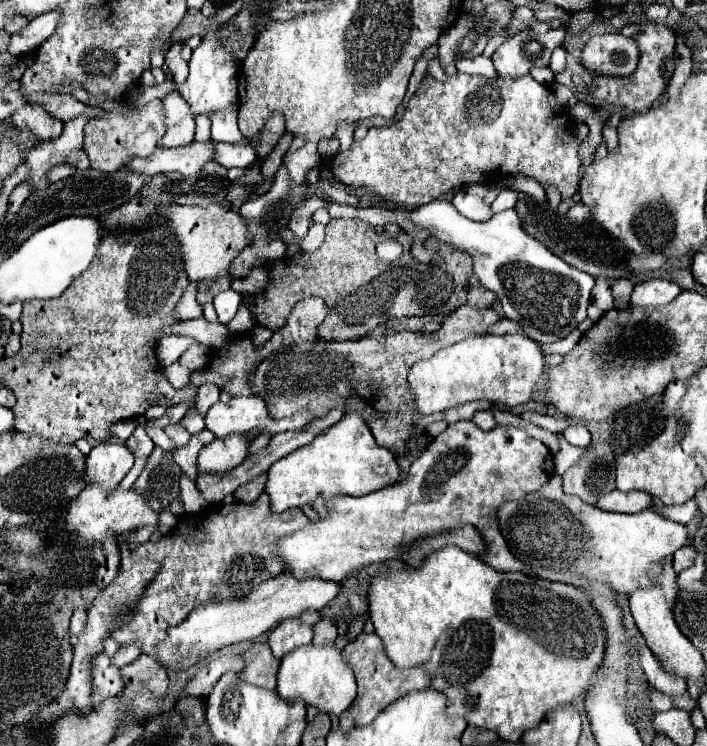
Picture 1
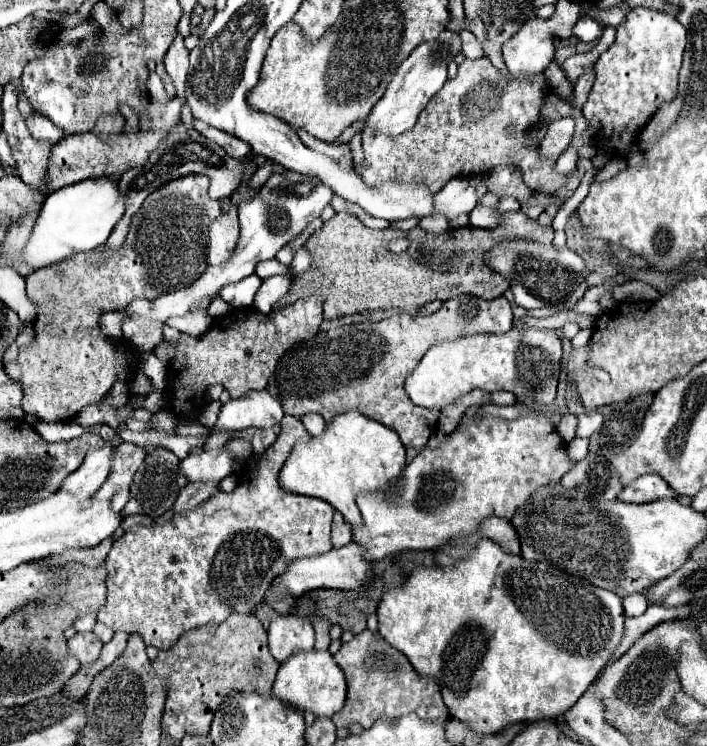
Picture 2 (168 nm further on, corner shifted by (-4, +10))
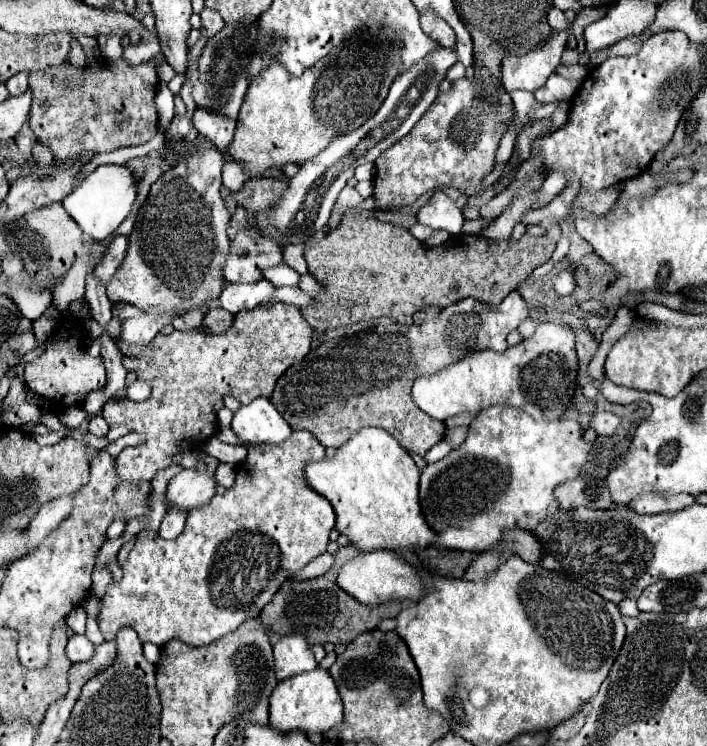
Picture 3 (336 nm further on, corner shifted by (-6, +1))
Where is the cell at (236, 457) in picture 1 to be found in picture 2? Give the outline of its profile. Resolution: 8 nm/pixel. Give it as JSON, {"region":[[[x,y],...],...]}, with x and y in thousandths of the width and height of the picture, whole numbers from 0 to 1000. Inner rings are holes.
{"region":[[[320,601],[289,603],[283,609],[269,609],[255,619],[255,633],[266,646],[297,646],[306,649],[328,633],[331,611]]]}

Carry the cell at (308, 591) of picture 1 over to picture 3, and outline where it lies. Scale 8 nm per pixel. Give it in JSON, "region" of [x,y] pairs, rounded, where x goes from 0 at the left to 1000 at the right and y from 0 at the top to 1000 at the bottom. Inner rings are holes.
{"region":[[[546,736],[512,739],[509,744],[487,755],[478,763],[475,784],[515,811],[535,811],[535,808],[546,808],[554,803],[574,803],[574,800],[594,803],[603,795],[597,773],[557,739],[546,739]]]}

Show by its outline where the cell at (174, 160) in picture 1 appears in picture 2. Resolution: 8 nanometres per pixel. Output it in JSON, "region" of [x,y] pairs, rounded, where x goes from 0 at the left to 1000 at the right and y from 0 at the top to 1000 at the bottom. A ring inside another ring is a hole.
{"region":[[[133,177],[122,180],[102,180],[91,182],[71,204],[68,212],[68,228],[65,228],[65,252],[68,255],[82,255],[88,249],[133,239],[139,233],[153,233],[153,236],[173,236],[178,228],[187,223],[204,223],[207,212],[223,196],[223,190],[235,185],[235,177],[195,177],[195,180],[158,180],[156,185],[144,185]]]}

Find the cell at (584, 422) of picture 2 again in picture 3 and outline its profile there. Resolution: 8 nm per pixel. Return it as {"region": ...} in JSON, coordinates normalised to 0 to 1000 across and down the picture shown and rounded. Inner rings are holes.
{"region":[[[840,554],[835,570],[843,578],[843,583],[863,583],[877,570],[877,559],[868,554]]]}

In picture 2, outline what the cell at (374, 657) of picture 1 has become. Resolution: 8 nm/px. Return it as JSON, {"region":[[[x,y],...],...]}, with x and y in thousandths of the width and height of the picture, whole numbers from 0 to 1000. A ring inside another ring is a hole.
{"region":[[[521,842],[512,845],[495,861],[484,863],[484,869],[472,877],[472,885],[484,895],[492,917],[489,944],[478,957],[470,960],[470,968],[478,976],[492,976],[495,971],[523,976],[537,962],[566,962],[586,952],[591,952],[588,957],[597,965],[634,965],[634,952],[622,933],[621,918],[614,917],[611,909],[597,912],[583,890],[574,887],[574,879],[552,866],[535,847],[523,847]]]}

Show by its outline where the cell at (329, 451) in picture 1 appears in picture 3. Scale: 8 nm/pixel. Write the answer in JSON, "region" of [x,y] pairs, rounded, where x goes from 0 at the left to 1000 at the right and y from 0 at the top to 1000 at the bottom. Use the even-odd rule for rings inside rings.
{"region":[[[515,572],[504,578],[484,599],[478,599],[472,613],[461,613],[455,618],[433,621],[430,639],[438,655],[450,658],[450,664],[461,666],[475,685],[475,696],[481,698],[481,717],[489,717],[509,739],[526,736],[600,736],[614,725],[614,712],[597,693],[591,674],[591,639],[594,631],[580,613],[580,607],[543,575]]]}

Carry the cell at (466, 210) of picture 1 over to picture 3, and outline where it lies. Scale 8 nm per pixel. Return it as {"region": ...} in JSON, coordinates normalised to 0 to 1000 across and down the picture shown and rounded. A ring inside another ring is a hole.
{"region":[[[617,256],[608,264],[608,269],[591,283],[588,294],[597,302],[605,302],[611,307],[628,307],[636,315],[651,315],[656,302],[653,277],[648,275],[645,267],[634,264],[625,256]]]}

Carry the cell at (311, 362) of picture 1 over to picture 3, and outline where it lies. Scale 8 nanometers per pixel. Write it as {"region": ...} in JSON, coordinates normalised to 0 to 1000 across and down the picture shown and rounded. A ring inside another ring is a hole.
{"region":[[[724,390],[704,412],[673,401],[653,401],[603,425],[594,436],[532,436],[529,441],[495,452],[461,457],[450,468],[441,468],[424,489],[405,495],[382,538],[413,575],[438,578],[458,599],[481,599],[504,575],[540,572],[563,588],[577,607],[600,613],[605,602],[628,586],[631,570],[586,543],[580,521],[591,497],[594,503],[617,500],[679,468],[716,471],[716,449],[744,425],[747,409],[733,390]],[[419,497],[427,497],[427,513],[441,516],[441,524],[433,524],[436,529],[419,529]]]}

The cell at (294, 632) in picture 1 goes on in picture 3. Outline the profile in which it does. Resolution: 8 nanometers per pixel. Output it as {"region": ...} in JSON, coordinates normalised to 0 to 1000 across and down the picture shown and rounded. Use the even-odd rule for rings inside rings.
{"region":[[[402,851],[388,865],[388,886],[390,908],[396,913],[450,894],[441,875],[441,865],[433,859],[430,851]]]}

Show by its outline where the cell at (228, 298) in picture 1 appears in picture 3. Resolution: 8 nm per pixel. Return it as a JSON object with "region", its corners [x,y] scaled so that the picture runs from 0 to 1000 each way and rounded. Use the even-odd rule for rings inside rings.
{"region":[[[368,374],[362,379],[331,379],[320,382],[311,395],[311,412],[317,412],[325,420],[354,417],[365,412],[376,398],[382,398],[388,390],[388,382],[376,374]]]}

